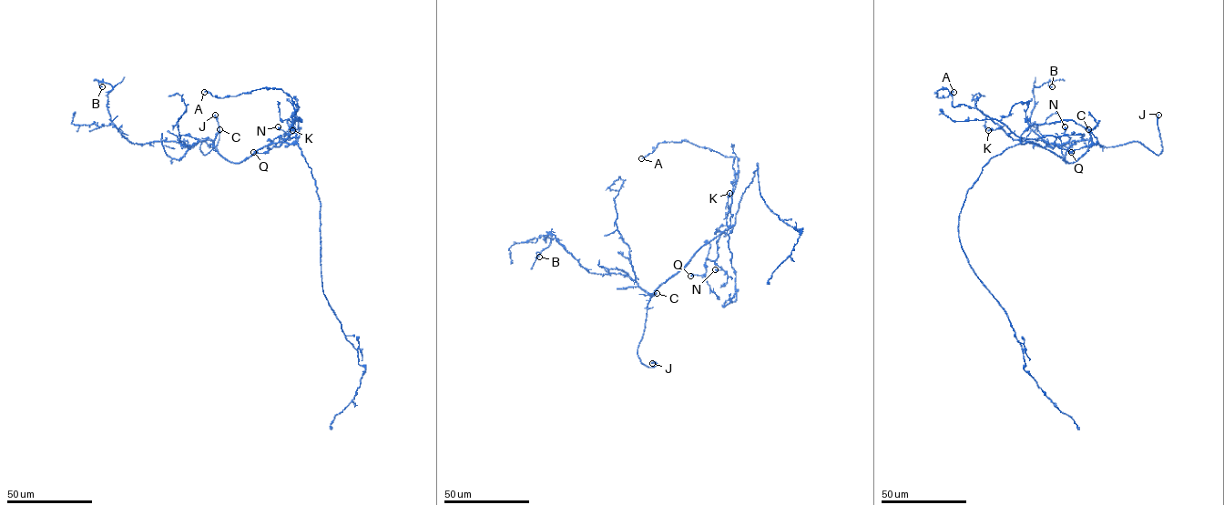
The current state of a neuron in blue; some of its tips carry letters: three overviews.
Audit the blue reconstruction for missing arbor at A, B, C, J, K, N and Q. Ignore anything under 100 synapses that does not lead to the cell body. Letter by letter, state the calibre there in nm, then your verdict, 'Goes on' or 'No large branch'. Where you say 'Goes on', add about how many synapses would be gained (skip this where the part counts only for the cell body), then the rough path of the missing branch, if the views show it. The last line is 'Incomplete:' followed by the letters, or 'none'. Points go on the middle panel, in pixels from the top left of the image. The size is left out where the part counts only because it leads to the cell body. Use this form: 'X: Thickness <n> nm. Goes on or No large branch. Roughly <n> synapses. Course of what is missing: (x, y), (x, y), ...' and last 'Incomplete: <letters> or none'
A: Thickness 160 nm. No large branch
B: Thickness 140 nm. No large branch
C: Thickness 320 nm. Goes on. Roughly 200 synapses. Course of what is missing: (657, 293), (699, 270), (706, 250), (703, 217), (671, 192), (583, 202), (538, 222), (527, 235), (496, 235)
J: Thickness 280 nm. Goes on. Course of what is missing: (652, 363), (640, 365)
K: Thickness 240 nm. No large branch
N: Thickness 400 nm. No large branch
Q: Thickness 480 nm. No large branch
Incomplete: C, J

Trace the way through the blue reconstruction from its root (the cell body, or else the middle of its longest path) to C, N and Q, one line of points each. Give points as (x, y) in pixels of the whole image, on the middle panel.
C: (739, 206), (735, 223), (704, 245), (651, 296), (657, 293)
N: (739, 206), (735, 223), (725, 229), (717, 241), (718, 257), (715, 262), (721, 269), (715, 269)
Q: (739, 206), (735, 223), (725, 229), (717, 241), (718, 257), (715, 261), (706, 260), (703, 275), (690, 276)

